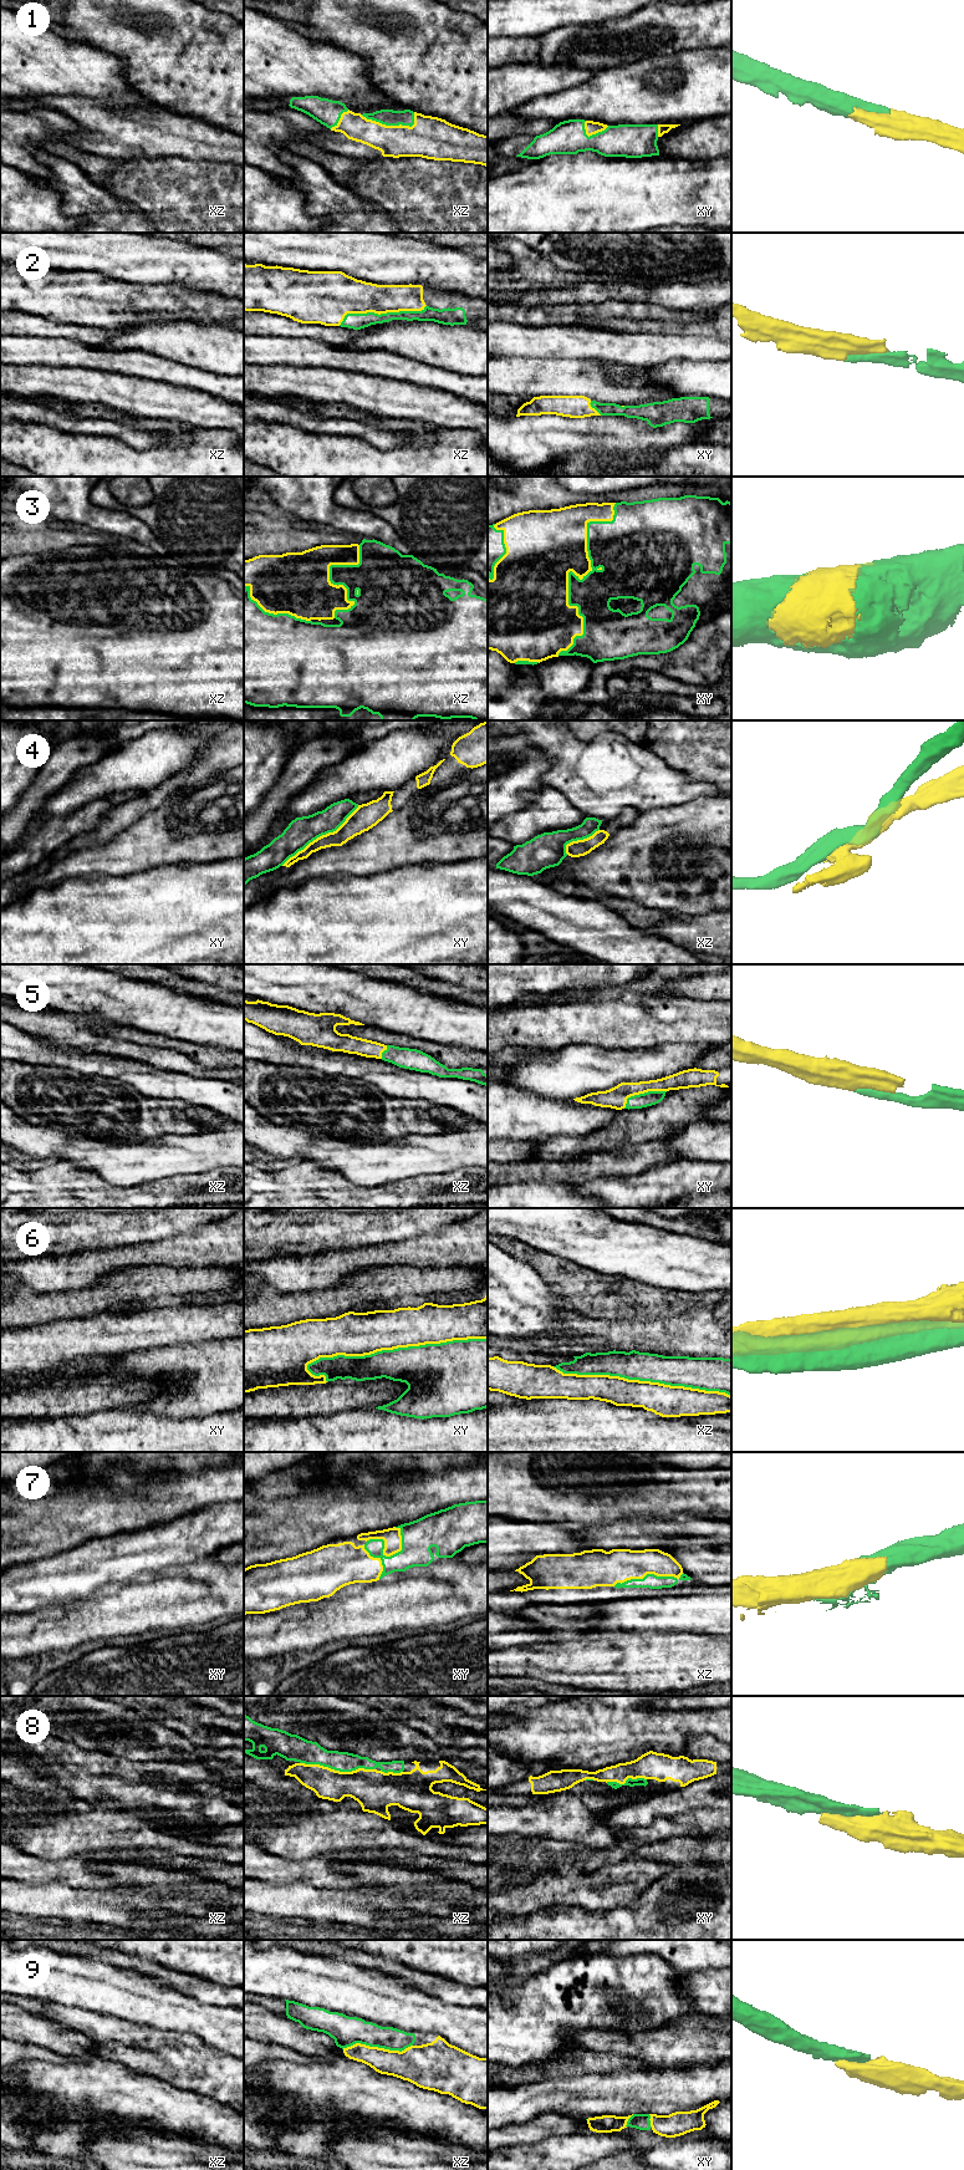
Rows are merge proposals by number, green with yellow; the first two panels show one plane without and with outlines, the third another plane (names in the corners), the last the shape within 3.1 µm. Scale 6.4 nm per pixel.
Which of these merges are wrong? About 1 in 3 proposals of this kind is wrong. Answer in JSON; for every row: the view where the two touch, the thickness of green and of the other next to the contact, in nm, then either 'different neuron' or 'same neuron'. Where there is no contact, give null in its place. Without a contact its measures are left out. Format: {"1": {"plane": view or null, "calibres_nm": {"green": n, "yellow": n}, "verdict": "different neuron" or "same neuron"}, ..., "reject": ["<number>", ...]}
{"1": {"plane": "xz", "calibres_nm": {"green": 110, "yellow": 240}, "verdict": "same neuron"}, "2": {"plane": "xz", "calibres_nm": {"green": 110, "yellow": 240}, "verdict": "same neuron"}, "3": {"plane": "xy", "calibres_nm": {"green": 240, "yellow": 420}, "verdict": "same neuron"}, "4": {"plane": "xy", "calibres_nm": {"green": 180, "yellow": 140}, "verdict": "different neuron"}, "5": {"plane": "xy", "calibres_nm": {"green": 90, "yellow": 140}, "verdict": "same neuron"}, "6": {"plane": "xy", "calibres_nm": {"green": 320, "yellow": 280}, "verdict": "different neuron"}, "7": {"plane": "xy", "calibres_nm": {"green": 220, "yellow": 120}, "verdict": "same neuron"}, "8": {"plane": "xz", "calibres_nm": {"green": 150, "yellow": 240}, "verdict": "same neuron"}, "9": {"plane": "xz", "calibres_nm": {"green": 190, "yellow": 220}, "verdict": "same neuron"}, "reject": ["4", "6"]}

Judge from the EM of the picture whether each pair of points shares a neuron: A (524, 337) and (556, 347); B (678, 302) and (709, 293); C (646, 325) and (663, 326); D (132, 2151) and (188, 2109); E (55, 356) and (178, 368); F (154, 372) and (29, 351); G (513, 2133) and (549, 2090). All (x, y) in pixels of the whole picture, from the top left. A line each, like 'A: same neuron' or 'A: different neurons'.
A: same neuron
B: same neuron
C: same neuron
D: different neurons
E: same neuron
F: same neuron
G: different neurons

